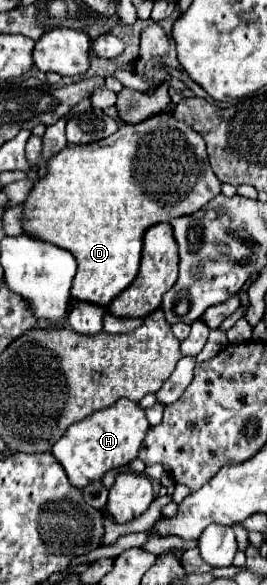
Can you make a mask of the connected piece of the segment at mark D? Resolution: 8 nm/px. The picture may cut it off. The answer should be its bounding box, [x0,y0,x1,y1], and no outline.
[23,113,221,307]

